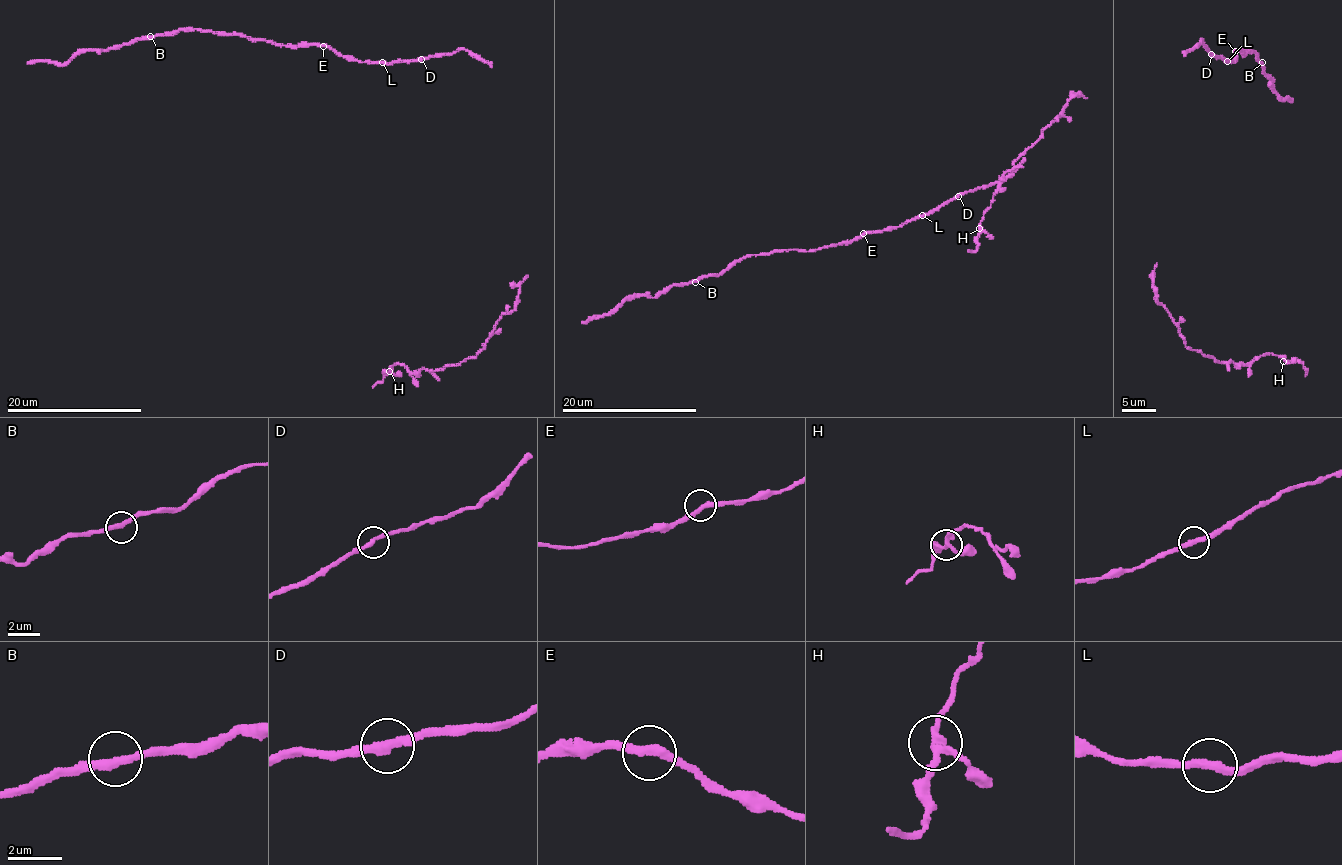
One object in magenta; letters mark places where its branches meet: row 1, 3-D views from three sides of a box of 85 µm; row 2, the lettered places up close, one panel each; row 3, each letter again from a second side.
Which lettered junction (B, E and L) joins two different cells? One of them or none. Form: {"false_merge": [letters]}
{"false_merge": ["L"]}

